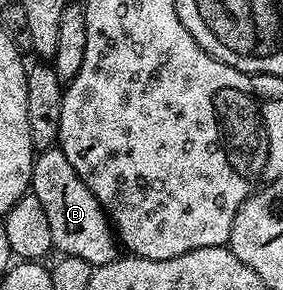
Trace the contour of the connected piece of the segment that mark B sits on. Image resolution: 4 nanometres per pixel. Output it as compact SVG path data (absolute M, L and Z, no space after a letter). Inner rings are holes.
M60 148L42 150L33 159L31 192L43 204L47 225L51 228L53 250L67 257L87 260L94 268L116 262L119 257L119 242L109 221L109 215L95 200L91 188L71 168L67 156Z

